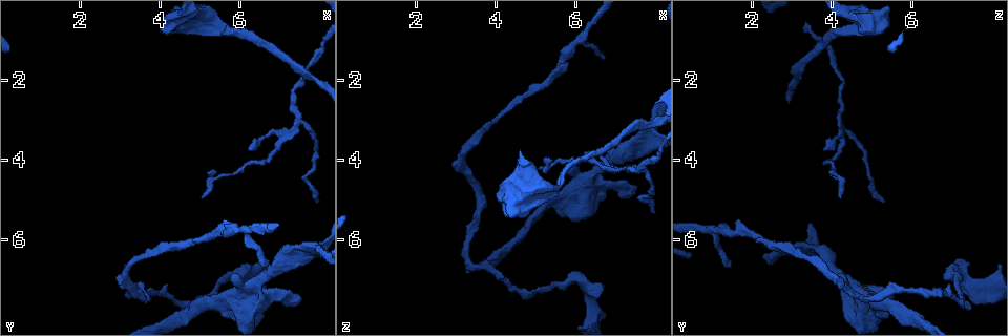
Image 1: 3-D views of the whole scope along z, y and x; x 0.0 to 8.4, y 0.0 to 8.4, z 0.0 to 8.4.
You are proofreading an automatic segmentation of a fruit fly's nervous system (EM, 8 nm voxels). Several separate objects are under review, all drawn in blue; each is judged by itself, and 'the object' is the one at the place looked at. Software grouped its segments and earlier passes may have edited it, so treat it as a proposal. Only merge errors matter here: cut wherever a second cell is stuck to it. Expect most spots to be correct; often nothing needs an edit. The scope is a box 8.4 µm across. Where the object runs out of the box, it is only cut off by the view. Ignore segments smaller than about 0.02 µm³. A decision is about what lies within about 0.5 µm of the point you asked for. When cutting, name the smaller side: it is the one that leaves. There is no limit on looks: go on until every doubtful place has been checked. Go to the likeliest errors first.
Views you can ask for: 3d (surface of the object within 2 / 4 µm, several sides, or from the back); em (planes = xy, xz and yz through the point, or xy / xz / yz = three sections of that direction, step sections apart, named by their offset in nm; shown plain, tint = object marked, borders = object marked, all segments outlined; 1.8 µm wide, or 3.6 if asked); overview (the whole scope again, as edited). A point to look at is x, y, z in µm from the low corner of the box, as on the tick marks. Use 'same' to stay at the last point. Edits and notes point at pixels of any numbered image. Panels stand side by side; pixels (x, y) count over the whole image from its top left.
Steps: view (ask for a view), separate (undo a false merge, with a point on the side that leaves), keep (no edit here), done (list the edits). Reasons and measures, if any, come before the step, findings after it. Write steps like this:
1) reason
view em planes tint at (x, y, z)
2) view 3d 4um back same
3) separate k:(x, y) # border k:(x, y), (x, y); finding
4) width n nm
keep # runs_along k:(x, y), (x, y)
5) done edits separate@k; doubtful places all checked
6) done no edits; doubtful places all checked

a narrow waist
view em 3.6um planes tint at (6.15, 7.75, 4.80)

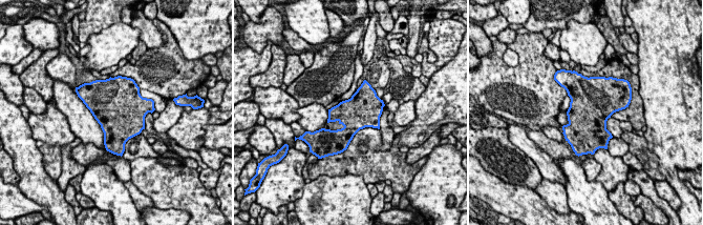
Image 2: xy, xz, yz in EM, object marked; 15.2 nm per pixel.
keep # all the same cell

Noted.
view em xz step 4 tint at (7.00, 3.35, 4.30)

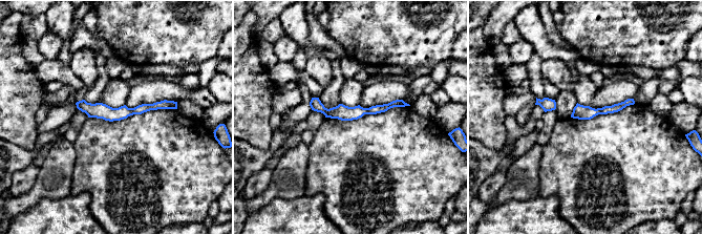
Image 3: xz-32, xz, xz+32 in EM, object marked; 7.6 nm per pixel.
view em planes tint same

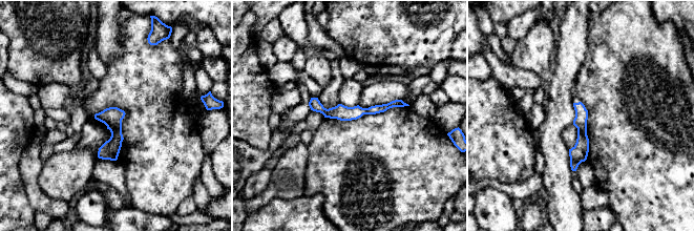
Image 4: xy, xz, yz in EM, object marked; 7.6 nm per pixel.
keep # runs_along 4:(312, 102), (326, 112), (401, 104); all the same cell

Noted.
side arm on a straight run
view em xz step 8 tint at (7.10, 6.50, 3.95)

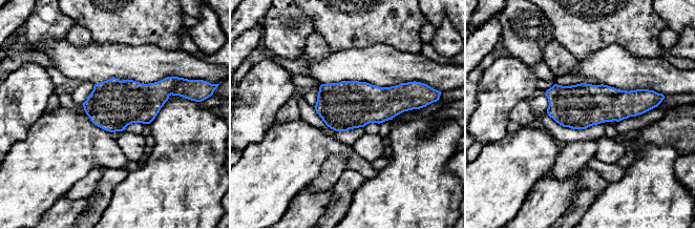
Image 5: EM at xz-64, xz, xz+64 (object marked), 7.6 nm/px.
width 340 nm
keep # continuous, no second cell

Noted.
done no edits; doubtful places all checked

